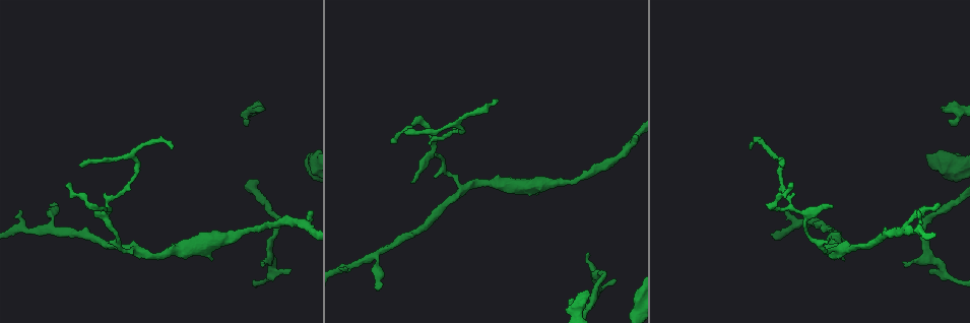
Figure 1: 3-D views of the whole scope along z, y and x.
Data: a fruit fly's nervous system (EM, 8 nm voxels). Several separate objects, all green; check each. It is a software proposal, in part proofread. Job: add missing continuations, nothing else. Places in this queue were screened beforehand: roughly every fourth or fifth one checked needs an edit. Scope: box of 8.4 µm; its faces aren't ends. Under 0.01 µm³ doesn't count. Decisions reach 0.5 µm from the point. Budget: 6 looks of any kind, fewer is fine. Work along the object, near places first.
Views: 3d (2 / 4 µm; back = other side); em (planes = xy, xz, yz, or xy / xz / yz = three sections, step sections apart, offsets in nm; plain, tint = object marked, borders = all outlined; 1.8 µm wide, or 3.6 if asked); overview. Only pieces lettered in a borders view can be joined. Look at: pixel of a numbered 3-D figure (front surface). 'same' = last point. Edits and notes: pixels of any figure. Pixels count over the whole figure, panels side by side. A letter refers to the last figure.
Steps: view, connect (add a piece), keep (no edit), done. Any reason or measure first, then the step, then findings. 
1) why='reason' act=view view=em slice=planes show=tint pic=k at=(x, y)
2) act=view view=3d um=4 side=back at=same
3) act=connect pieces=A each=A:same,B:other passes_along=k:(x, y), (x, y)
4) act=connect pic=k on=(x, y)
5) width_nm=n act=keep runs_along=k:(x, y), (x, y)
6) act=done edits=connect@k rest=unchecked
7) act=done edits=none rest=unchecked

why='sudden change in width' act=view view=em slice=planes show=tint pic=1 at=(227, 237)

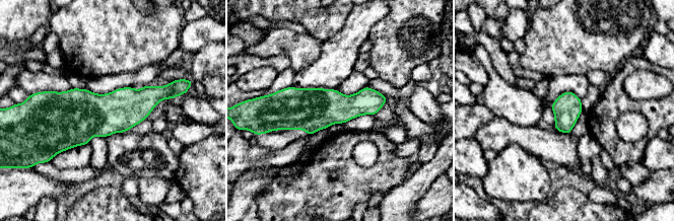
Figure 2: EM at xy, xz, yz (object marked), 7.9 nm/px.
act=view view=em slice=planes show=borders at=same

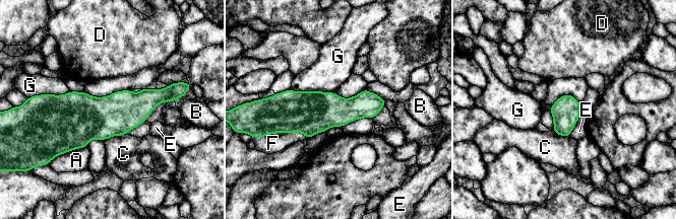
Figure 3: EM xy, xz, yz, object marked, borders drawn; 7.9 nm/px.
act=connect pieces=F each=A:other,B:other,C:other,D:other,E:other,F:same,G:other passes_along=3:(309, 113), (290, 132), (272, 143) found='the neuron continues'

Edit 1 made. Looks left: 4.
act=view view=overview

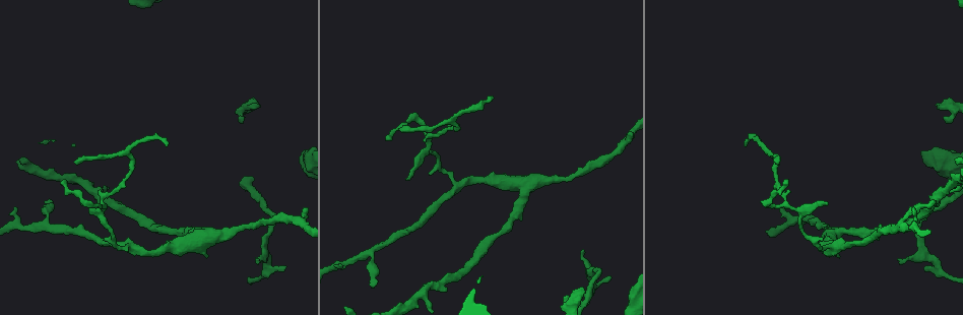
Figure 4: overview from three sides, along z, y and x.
why='an open end' act=view view=3d um=2 side=back pic=4 at=(608, 278)

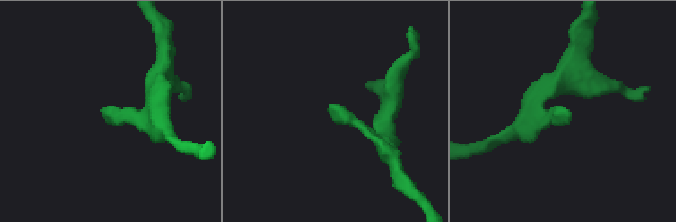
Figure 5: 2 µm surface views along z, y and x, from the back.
act=view view=em slice=xz step=4 show=tint pic=5 at=(104, 118)

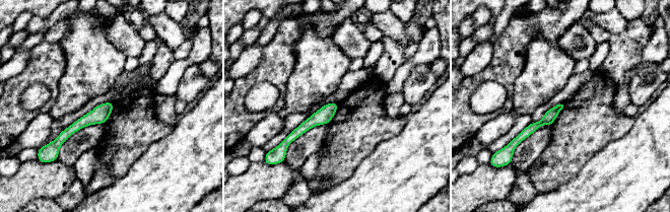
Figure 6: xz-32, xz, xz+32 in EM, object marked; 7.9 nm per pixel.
act=view view=em slice=planes show=borders at=same

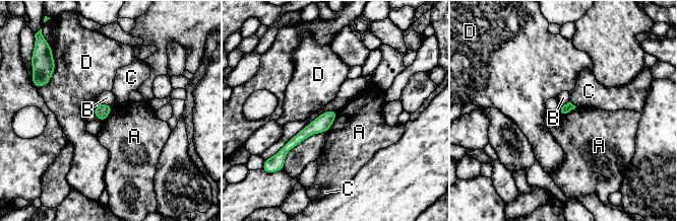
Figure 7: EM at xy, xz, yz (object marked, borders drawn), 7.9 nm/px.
longest_contact=A:200nm act=keep each=A:other,B:other,C:other,D:other runs_along=7:(333, 113), (286, 148) found='no lettered piece goes on from it'

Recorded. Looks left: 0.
act=done edits=connect@3 rest=unchecked

